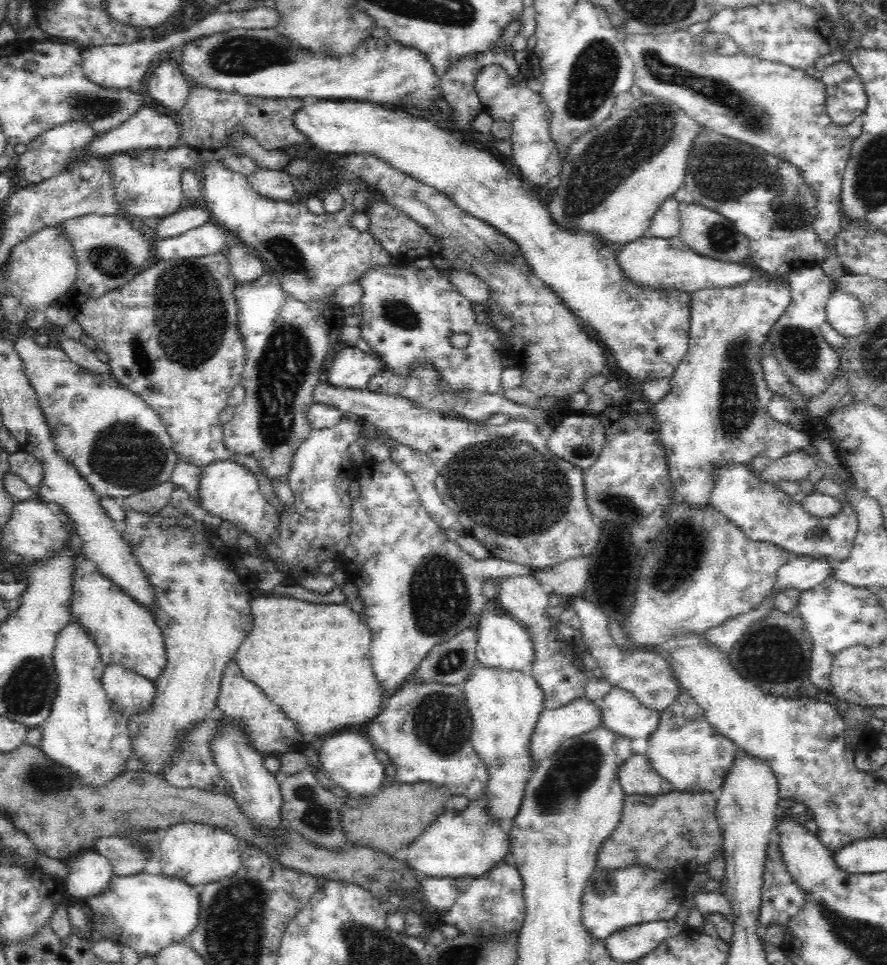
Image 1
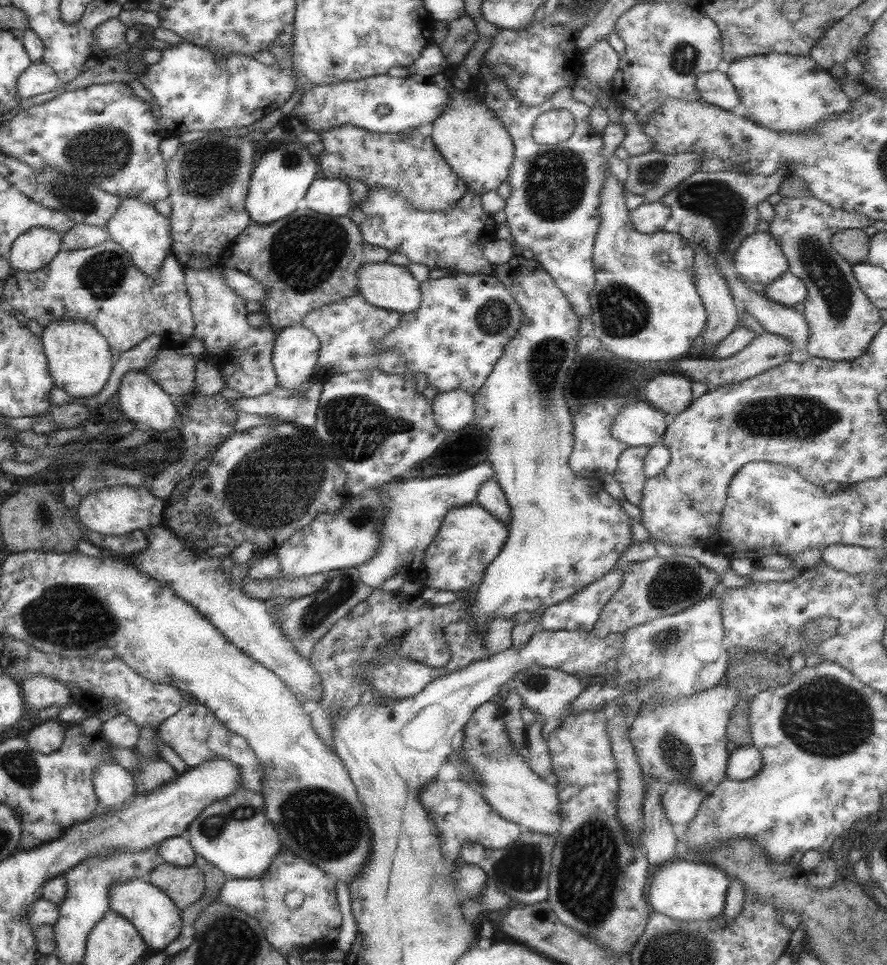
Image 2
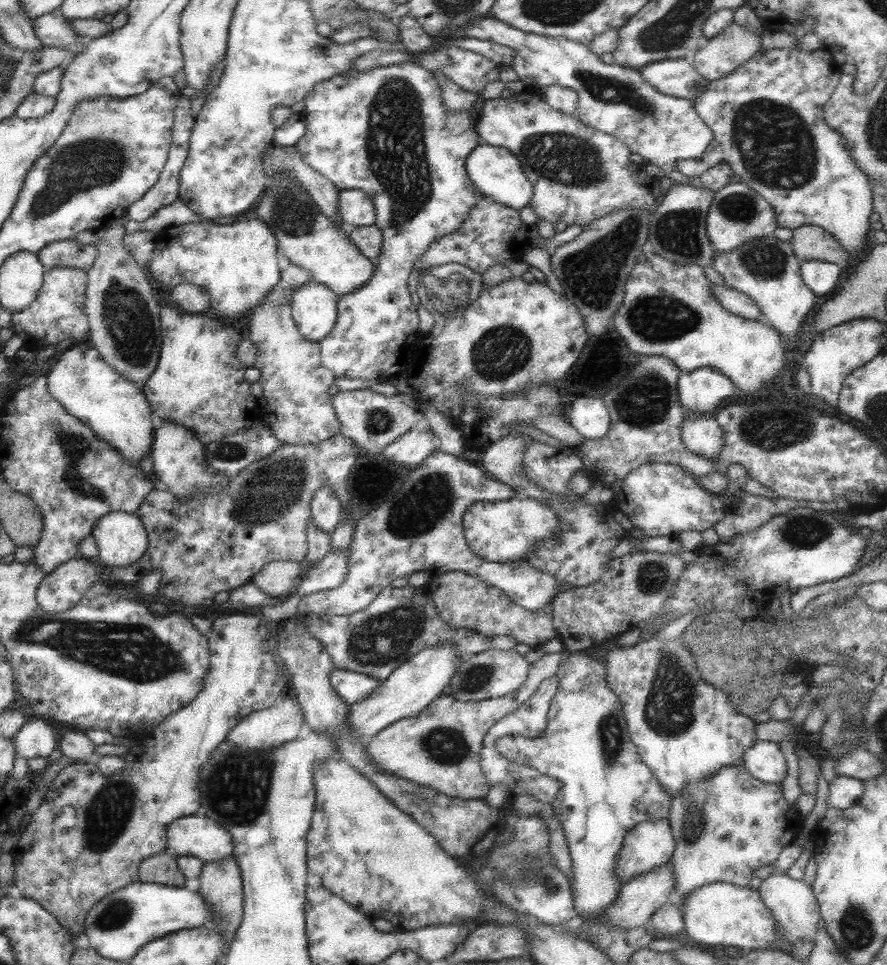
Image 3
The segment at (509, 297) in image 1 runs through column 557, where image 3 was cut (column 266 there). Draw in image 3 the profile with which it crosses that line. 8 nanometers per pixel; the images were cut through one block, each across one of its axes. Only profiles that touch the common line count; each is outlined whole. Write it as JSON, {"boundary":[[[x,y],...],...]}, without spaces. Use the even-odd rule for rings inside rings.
{"boundary":[[[288,263],[280,271],[277,284],[264,296],[263,301],[258,306],[251,308],[250,312],[247,313],[249,322],[247,334],[249,335],[249,342],[255,346],[256,350],[255,362],[253,362],[252,367],[259,370],[258,383],[262,390],[262,396],[265,398],[265,406],[261,408],[263,421],[279,442],[288,445],[321,442],[339,432],[339,423],[335,419],[329,402],[331,397],[327,394],[329,386],[334,384],[336,377],[330,370],[321,367],[317,344],[313,344],[299,335],[295,321],[291,318],[291,310],[288,309],[291,296],[295,290],[307,282],[310,282],[308,272],[299,269],[293,263]]]}

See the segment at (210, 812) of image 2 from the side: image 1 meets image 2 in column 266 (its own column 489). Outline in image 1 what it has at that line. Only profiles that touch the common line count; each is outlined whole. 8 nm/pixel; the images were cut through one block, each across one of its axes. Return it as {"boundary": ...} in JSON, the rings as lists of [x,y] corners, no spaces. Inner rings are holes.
{"boundary":[[[485,797],[472,800],[464,812],[456,812],[450,806],[434,820],[420,836],[416,836],[407,848],[406,864],[421,877],[452,878],[462,876],[479,878],[494,864],[502,862],[510,852],[507,831],[487,816]]]}

